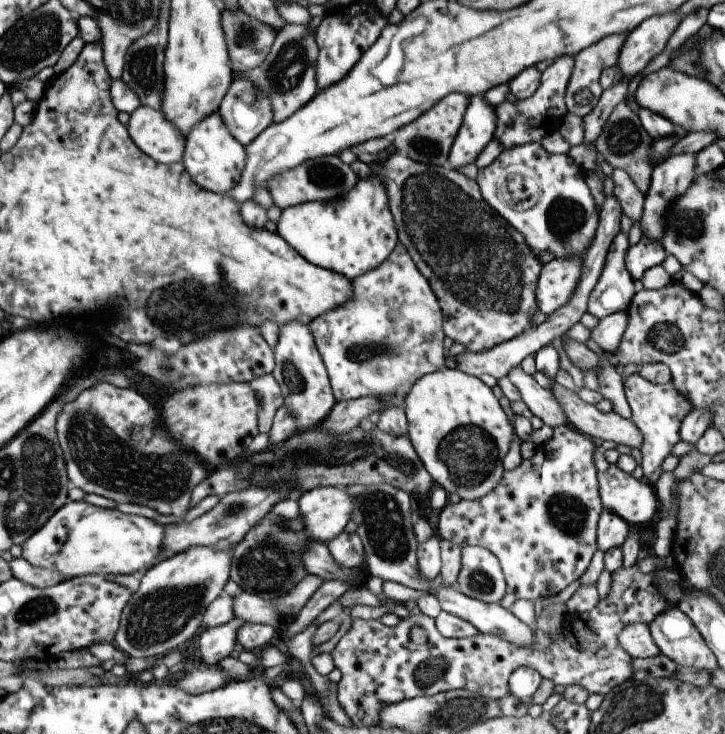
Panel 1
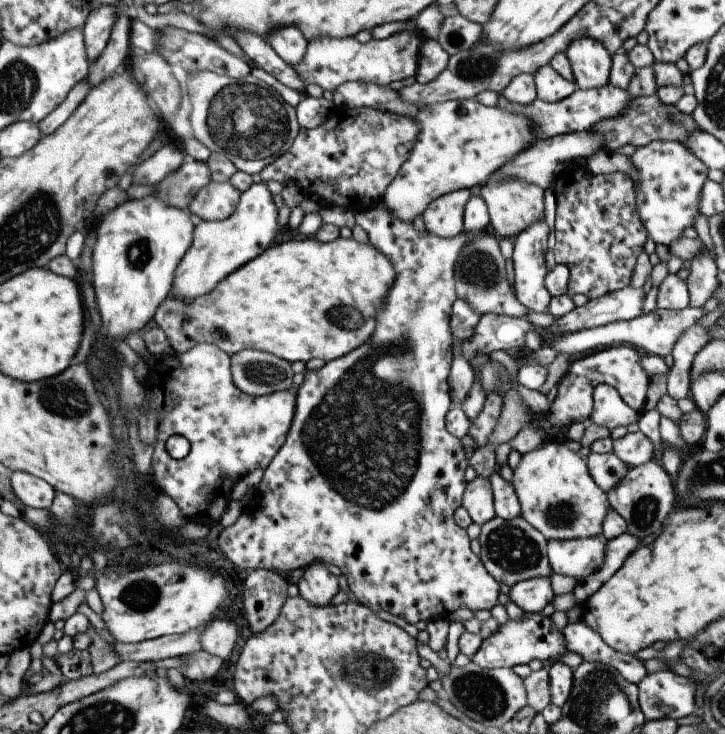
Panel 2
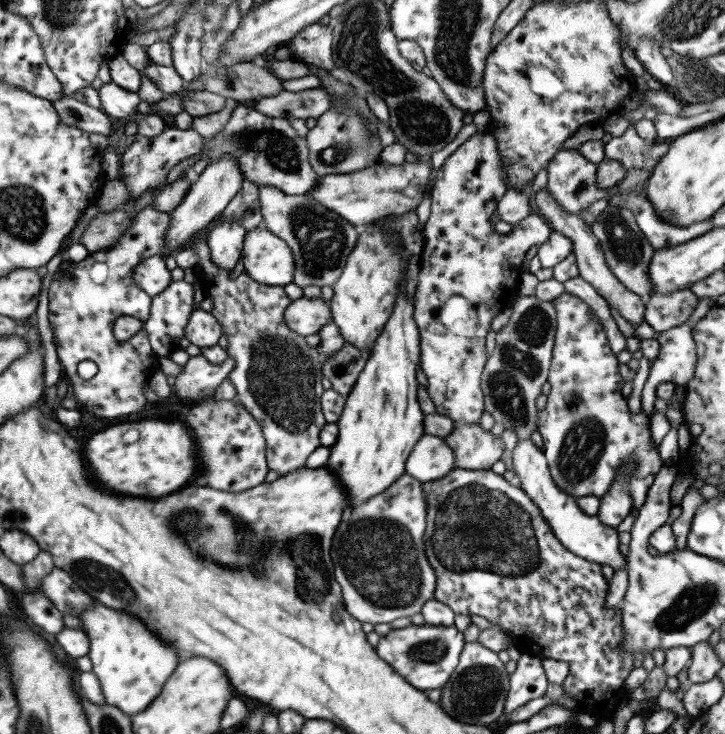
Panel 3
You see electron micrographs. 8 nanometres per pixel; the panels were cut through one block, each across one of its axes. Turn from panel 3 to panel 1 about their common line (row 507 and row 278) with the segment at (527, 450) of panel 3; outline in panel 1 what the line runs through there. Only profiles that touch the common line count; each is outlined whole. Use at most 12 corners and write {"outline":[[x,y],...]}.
{"outline":[[583,256],[554,258],[536,282],[546,316],[574,294]]}

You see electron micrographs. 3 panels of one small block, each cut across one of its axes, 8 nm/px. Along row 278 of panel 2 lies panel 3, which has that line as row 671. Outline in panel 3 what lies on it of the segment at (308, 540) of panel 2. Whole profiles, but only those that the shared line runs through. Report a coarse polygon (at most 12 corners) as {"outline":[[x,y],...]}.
{"outline":[[409,625],[375,651],[414,689],[442,689],[464,635],[452,626]]}

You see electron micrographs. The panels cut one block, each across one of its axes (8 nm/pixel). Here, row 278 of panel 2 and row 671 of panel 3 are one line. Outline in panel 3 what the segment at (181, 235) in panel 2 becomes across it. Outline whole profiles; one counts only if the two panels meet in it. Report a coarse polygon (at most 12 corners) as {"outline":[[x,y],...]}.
{"outline":[[78,616],[105,704],[146,710],[180,658],[139,618]]}

